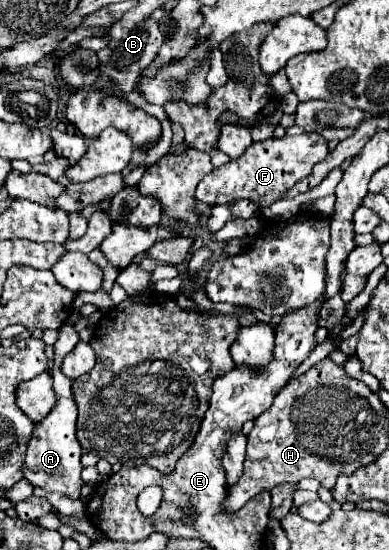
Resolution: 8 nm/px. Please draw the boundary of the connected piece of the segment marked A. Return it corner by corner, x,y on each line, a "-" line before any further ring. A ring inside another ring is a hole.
72,320
66,322
66,326
60,326
60,336
58,342
54,344
56,350
56,358
54,358
54,368
52,368
52,376
54,376
54,390
58,390
58,402
54,406
54,410
48,414
48,418
44,418
42,422
38,422
34,426
34,434
30,440
30,448
26,452
26,464
24,464
24,478
34,484
44,488
46,492
60,492
72,500
80,498
80,488
82,488
82,464
80,464
80,456
82,456
82,448
76,440
76,402
72,396
72,380
66,378
60,372
60,362
62,358
76,346
76,342
80,340
78,332
72,328

